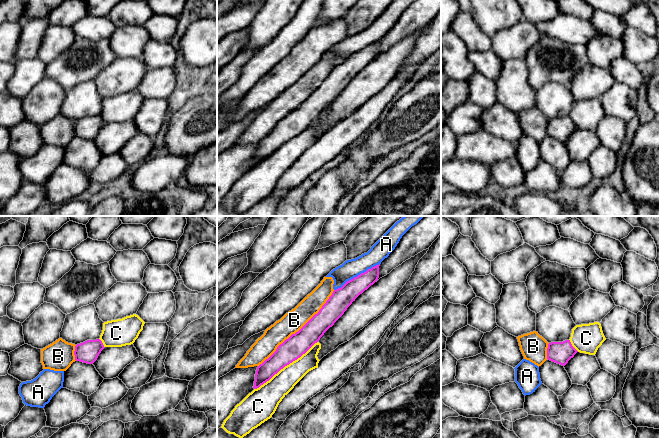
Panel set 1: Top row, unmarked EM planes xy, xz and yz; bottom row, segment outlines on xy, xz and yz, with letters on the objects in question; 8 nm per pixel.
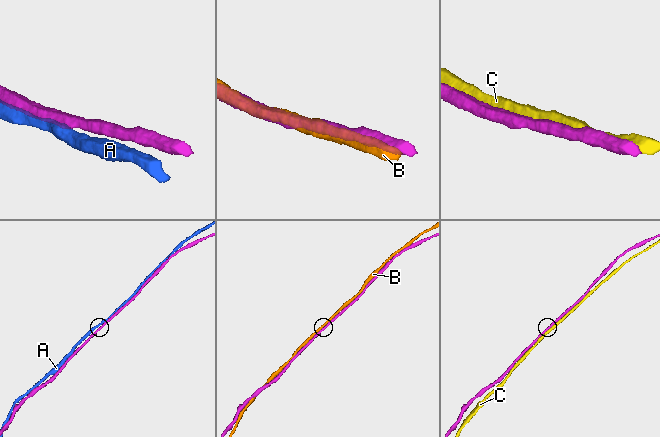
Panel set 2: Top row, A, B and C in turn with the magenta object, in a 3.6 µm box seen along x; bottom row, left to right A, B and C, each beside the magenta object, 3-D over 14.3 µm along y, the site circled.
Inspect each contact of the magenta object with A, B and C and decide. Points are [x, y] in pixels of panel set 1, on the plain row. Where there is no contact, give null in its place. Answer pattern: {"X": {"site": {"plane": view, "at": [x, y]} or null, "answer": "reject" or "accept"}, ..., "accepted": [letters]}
{"A": {"site": {"plane": "xz", "at": [357, 52]}, "answer": "reject"}, "B": {"site": {"plane": "xz", "at": [299, 106]}, "answer": "reject"}, "C": {"site": {"plane": "xz", "at": [285, 141]}, "answer": "reject"}, "accepted": []}

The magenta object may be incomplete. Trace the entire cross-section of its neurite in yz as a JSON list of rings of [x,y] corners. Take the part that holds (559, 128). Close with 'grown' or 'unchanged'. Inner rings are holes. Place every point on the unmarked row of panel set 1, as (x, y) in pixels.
[[[570,116],[551,118],[547,124],[547,135],[565,142],[578,127],[572,122]]]; unchanged

